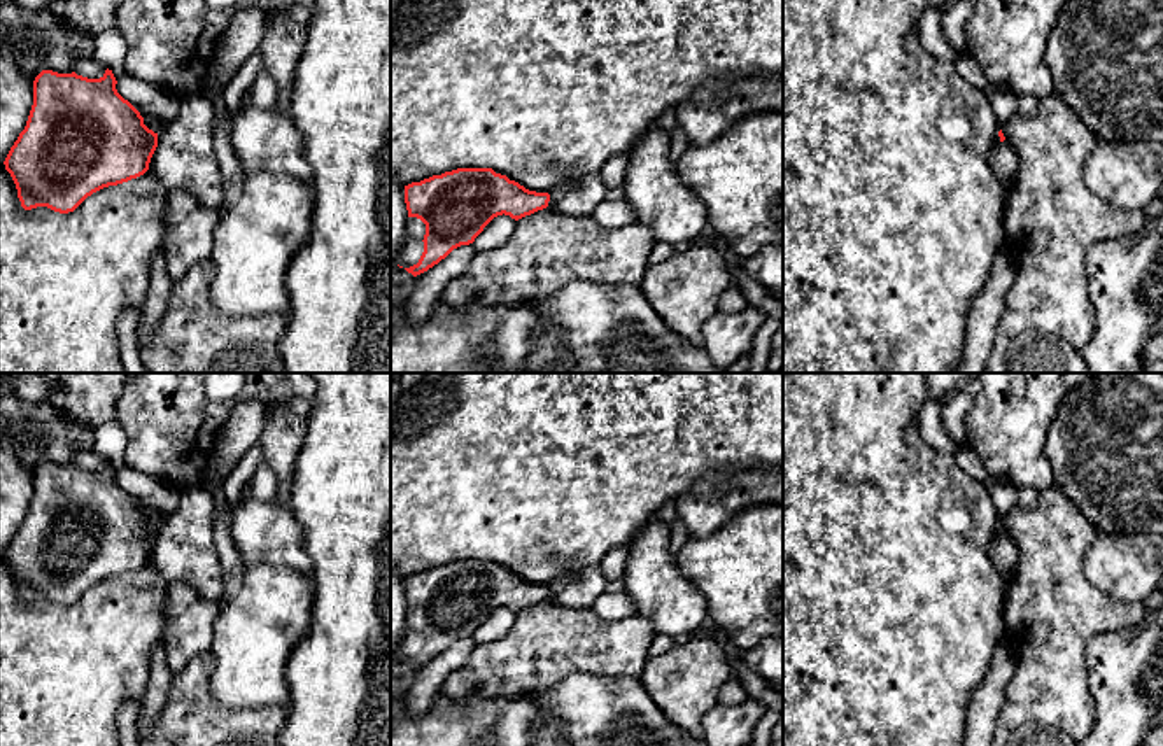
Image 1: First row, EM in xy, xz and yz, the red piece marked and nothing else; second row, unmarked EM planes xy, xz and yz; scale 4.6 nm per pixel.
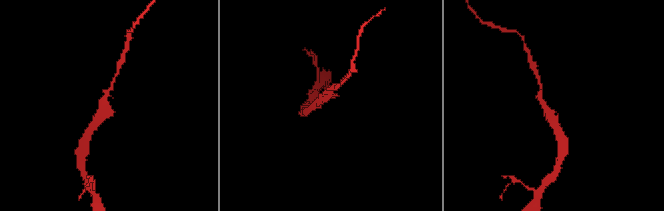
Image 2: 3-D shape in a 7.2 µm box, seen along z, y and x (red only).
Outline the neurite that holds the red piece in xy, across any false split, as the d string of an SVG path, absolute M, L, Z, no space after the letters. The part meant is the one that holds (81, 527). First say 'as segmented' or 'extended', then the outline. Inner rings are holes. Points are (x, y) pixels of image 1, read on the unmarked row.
as segmented; M109 461L100 471L53 462L42 462L35 469L26 518L4 553L25 602L47 599L68 606L93 585L149 562L158 525L144 517L140 504L117 485L116 476Z

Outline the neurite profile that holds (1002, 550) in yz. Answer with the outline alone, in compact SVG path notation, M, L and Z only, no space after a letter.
M997 527L988 555L1004 578L1011 580L1016 574L1019 552L1007 531L1002 534Z

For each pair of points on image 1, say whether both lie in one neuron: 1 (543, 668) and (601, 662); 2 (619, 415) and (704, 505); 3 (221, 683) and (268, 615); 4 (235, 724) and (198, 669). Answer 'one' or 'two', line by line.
1: one
2: two
3: one
4: one

